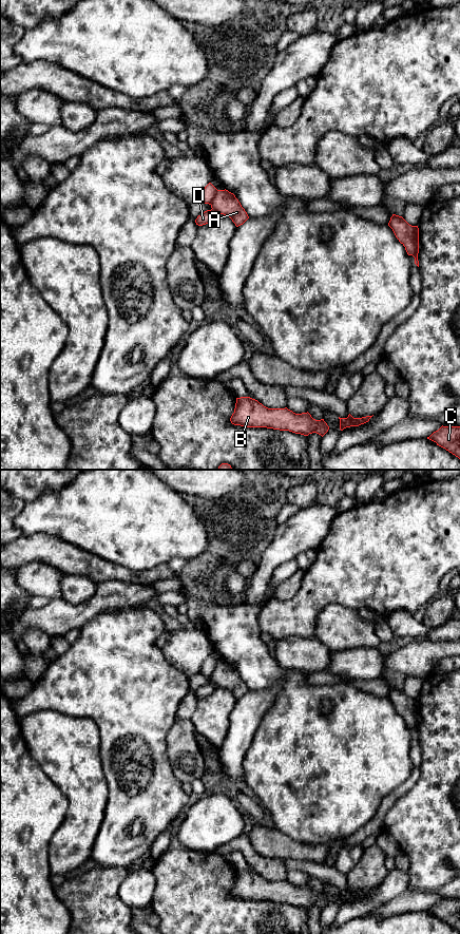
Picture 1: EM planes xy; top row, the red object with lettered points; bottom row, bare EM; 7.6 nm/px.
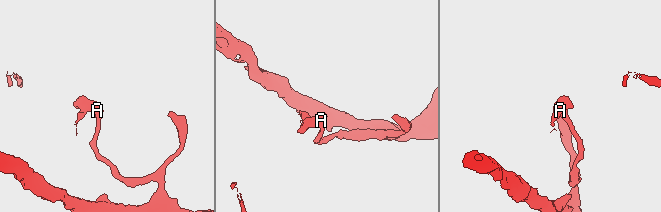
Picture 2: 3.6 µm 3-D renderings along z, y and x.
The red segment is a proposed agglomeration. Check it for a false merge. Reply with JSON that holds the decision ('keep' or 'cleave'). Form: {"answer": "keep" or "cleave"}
{"answer": "cleave"}

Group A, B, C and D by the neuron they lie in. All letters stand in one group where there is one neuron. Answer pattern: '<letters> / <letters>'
A B C / D

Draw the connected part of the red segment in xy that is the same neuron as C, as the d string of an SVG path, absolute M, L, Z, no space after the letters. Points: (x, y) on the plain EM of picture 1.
M441 899L427 912L437 916L460 932L460 899Z

